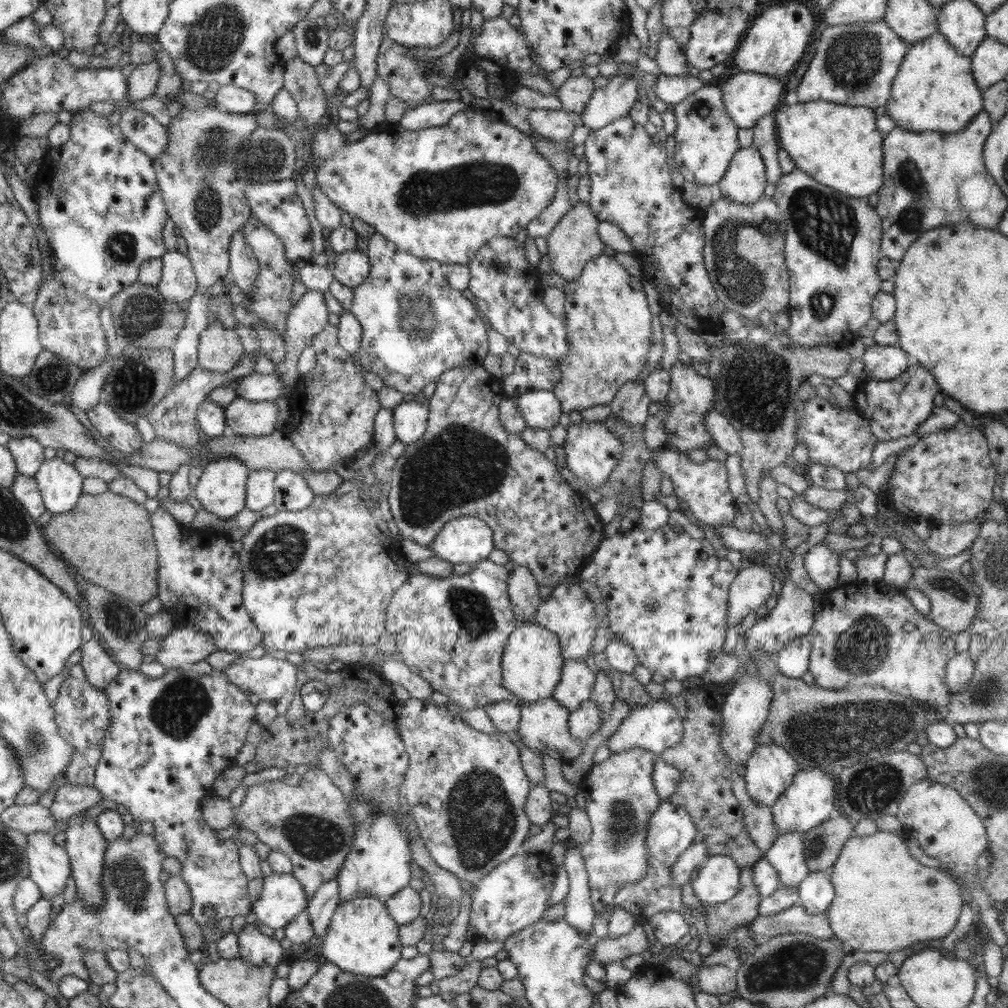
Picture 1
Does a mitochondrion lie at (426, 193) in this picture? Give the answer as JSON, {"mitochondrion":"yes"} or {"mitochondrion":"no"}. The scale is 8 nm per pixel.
{"mitochondrion":"yes"}

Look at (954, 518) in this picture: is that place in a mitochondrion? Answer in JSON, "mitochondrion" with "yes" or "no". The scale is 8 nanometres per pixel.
{"mitochondrion":"no"}

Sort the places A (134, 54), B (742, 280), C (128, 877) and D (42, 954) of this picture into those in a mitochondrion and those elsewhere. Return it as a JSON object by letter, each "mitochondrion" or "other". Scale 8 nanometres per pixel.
{"A":"other","B":"mitochondrion","C":"mitochondrion","D":"other"}

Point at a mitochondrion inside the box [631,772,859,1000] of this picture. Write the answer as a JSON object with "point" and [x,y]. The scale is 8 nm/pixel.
{"point":[795,966]}

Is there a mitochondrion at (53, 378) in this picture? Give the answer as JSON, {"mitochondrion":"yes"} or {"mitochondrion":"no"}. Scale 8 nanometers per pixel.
{"mitochondrion":"yes"}

